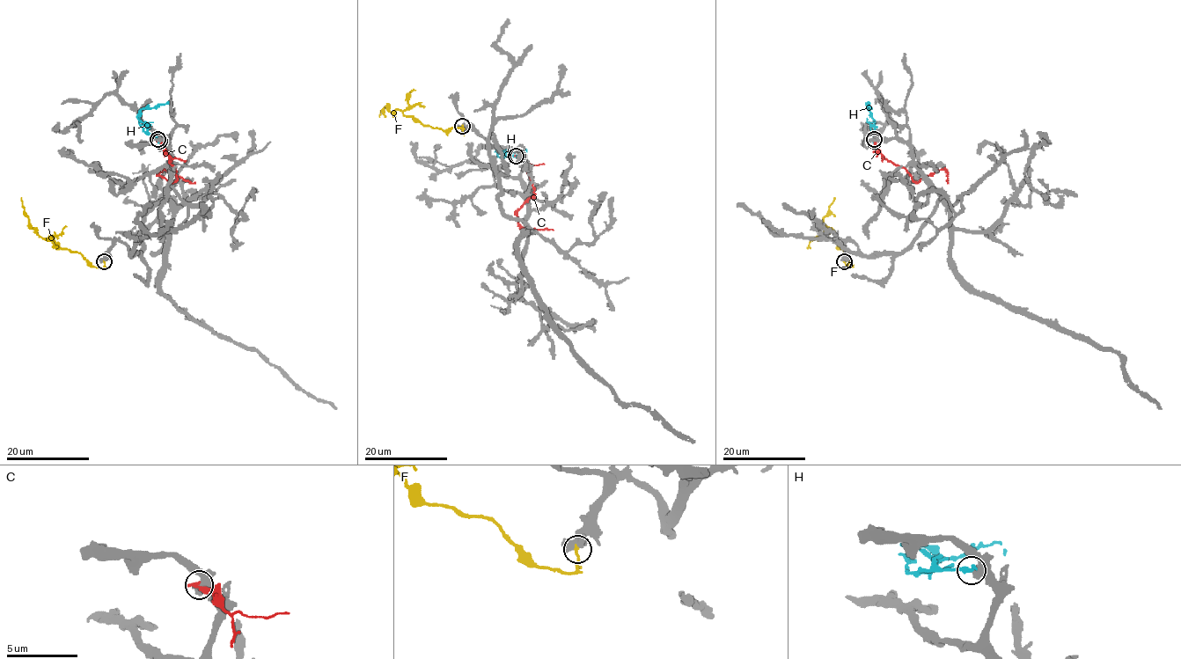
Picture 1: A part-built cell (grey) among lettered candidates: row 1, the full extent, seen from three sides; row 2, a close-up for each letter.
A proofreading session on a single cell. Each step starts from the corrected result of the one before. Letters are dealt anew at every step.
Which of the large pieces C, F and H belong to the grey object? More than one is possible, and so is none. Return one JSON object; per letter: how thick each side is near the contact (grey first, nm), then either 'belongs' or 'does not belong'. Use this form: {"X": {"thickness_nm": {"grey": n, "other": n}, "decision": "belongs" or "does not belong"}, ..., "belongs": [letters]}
{"C": {"thickness_nm": {"grey": 480, "other": 280}, "decision": "does not belong"}, "F": {"thickness_nm": {"grey": 800, "other": 180}, "decision": "does not belong"}, "H": {"thickness_nm": {"grey": 650, "other": 340}, "decision": "does not belong"}, "belongs": []}

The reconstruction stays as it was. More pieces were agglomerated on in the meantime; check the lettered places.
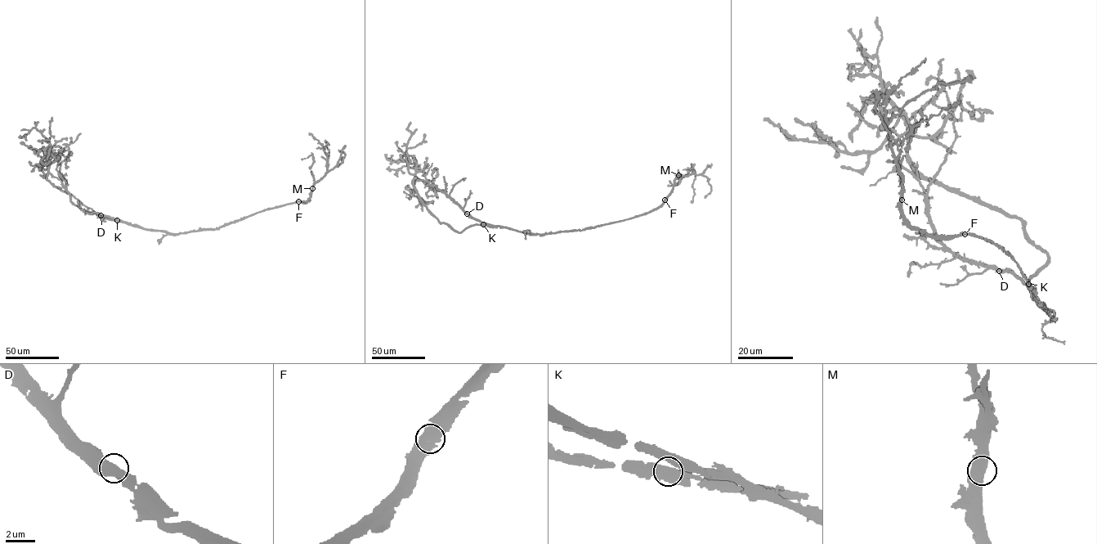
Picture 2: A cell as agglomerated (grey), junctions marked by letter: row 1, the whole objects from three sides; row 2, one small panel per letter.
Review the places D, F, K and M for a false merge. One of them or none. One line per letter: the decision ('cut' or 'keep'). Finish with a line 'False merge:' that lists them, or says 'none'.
D: keep
F: keep
K: keep
M: keep
False merge: none

